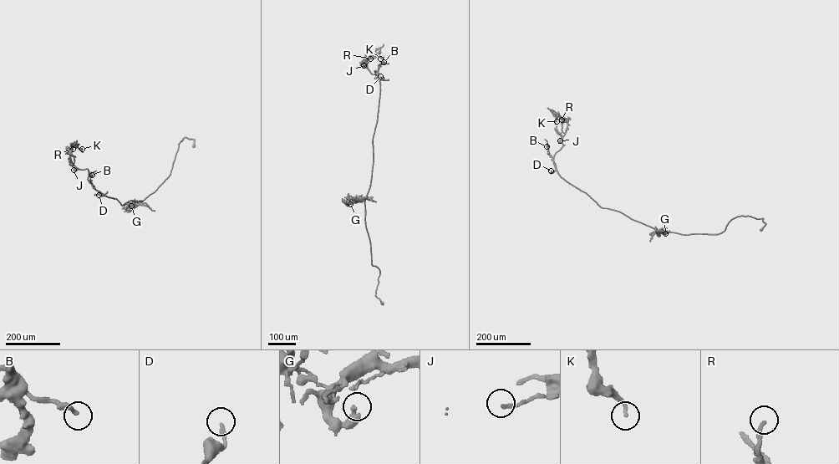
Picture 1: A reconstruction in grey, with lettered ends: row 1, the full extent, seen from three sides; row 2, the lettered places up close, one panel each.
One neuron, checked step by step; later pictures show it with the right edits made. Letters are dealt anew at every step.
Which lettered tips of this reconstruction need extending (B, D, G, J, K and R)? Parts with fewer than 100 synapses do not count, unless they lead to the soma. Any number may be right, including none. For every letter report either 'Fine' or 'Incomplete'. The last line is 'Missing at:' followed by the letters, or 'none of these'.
B: Fine
D: Fine
G: Fine
J: Fine
K: Fine
R: Fine
Missing at: none of these

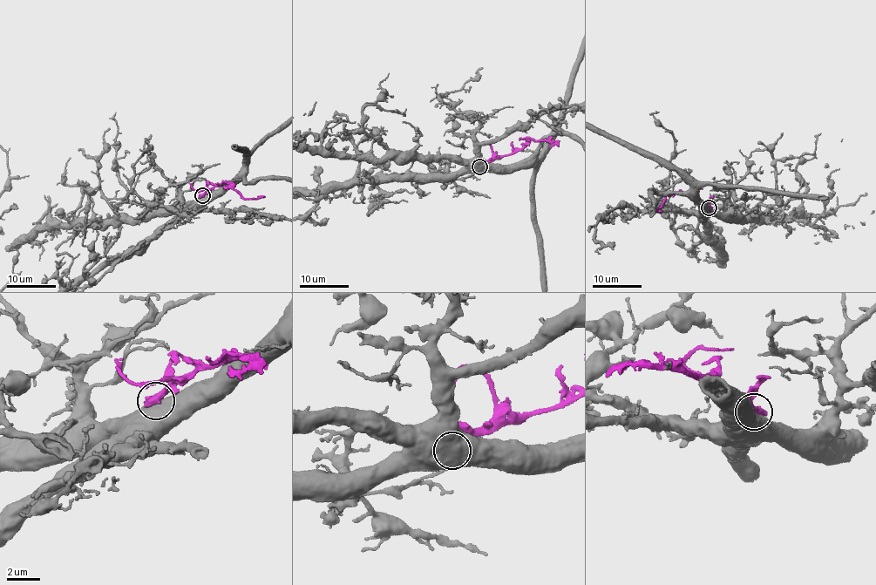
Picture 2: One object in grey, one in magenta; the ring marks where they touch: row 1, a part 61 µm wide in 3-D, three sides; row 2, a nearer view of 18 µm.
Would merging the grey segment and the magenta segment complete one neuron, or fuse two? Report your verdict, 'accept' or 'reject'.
reject

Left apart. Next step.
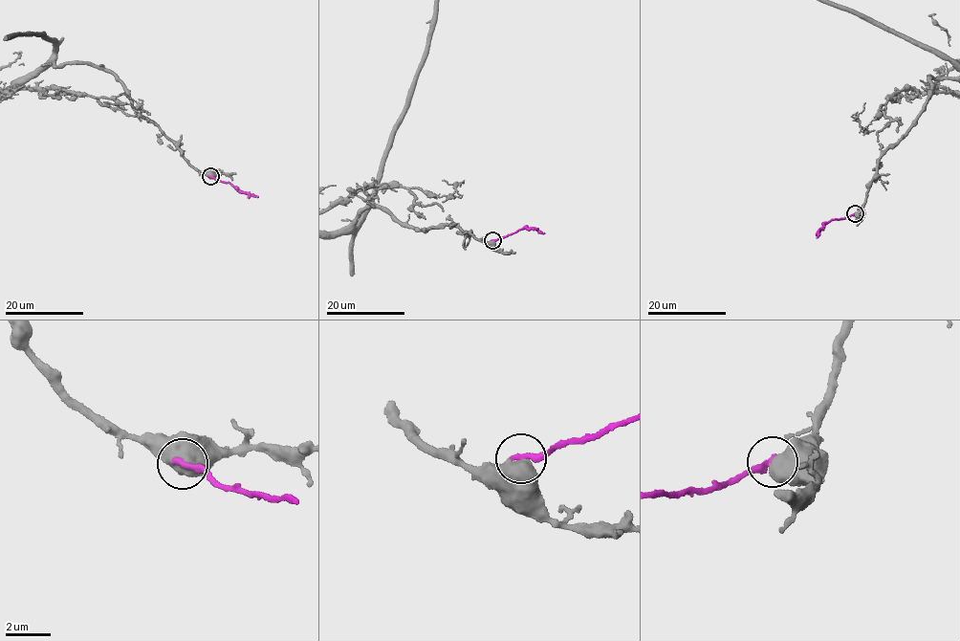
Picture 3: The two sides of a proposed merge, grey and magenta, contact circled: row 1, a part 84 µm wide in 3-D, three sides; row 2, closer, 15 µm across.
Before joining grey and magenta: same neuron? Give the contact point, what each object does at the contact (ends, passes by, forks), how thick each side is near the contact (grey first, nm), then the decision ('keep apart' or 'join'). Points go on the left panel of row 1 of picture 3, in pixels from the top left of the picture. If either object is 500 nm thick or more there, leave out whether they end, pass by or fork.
place (210, 176); calibres 750 and 320 nm; join

